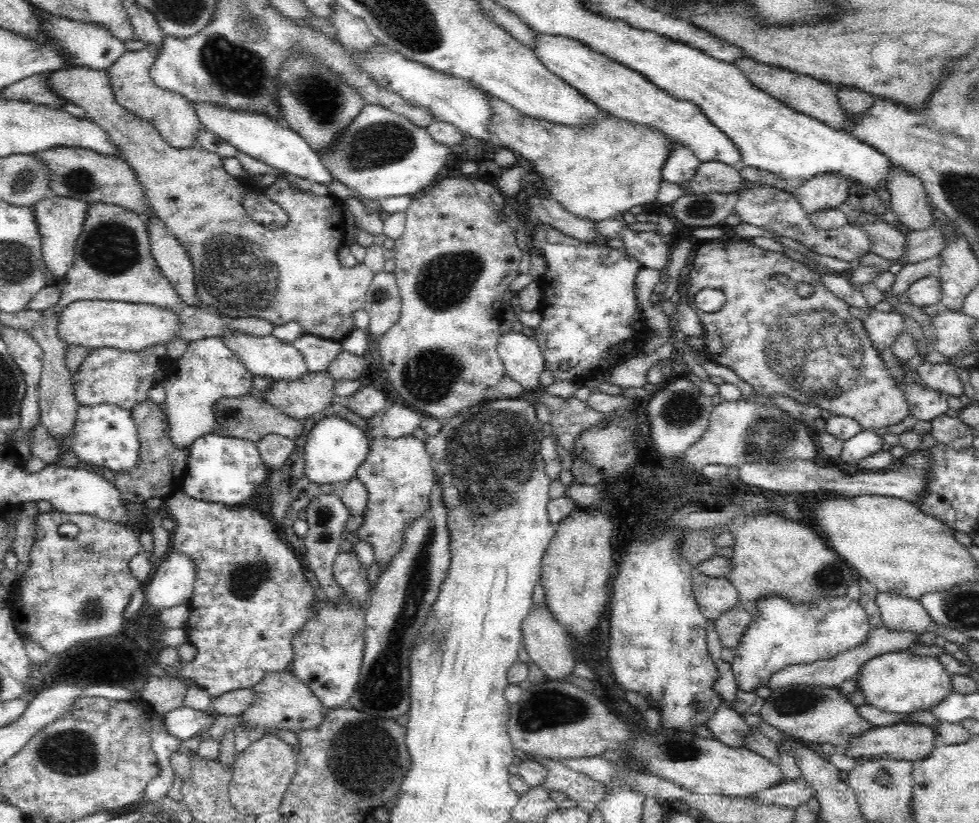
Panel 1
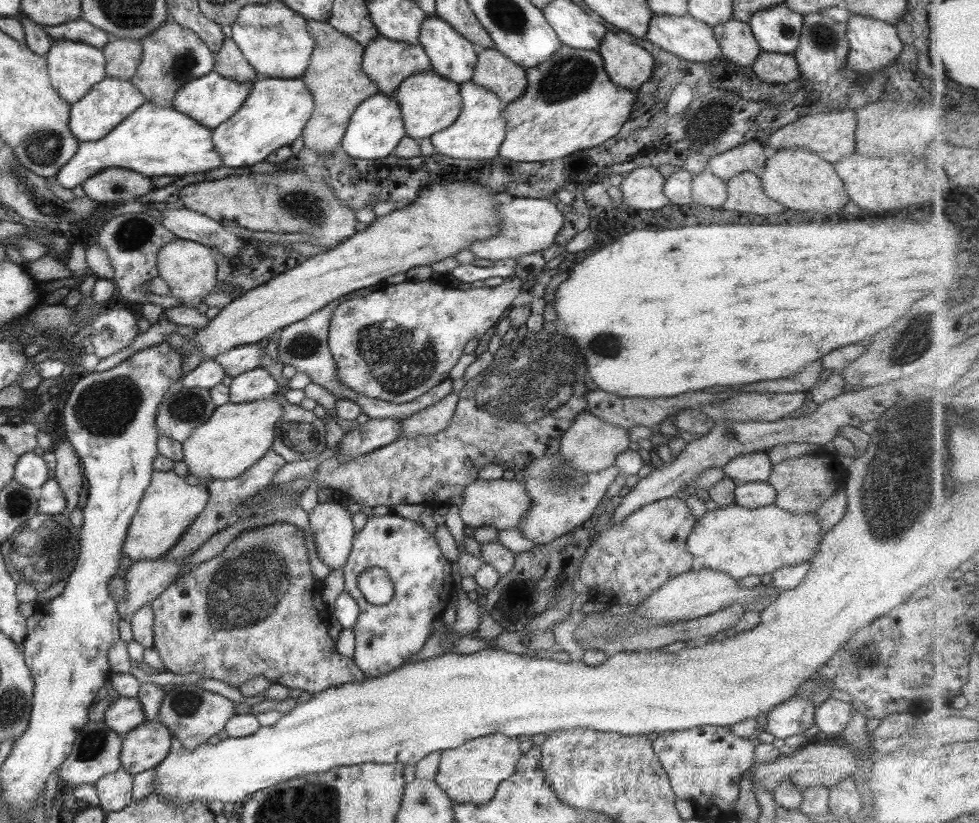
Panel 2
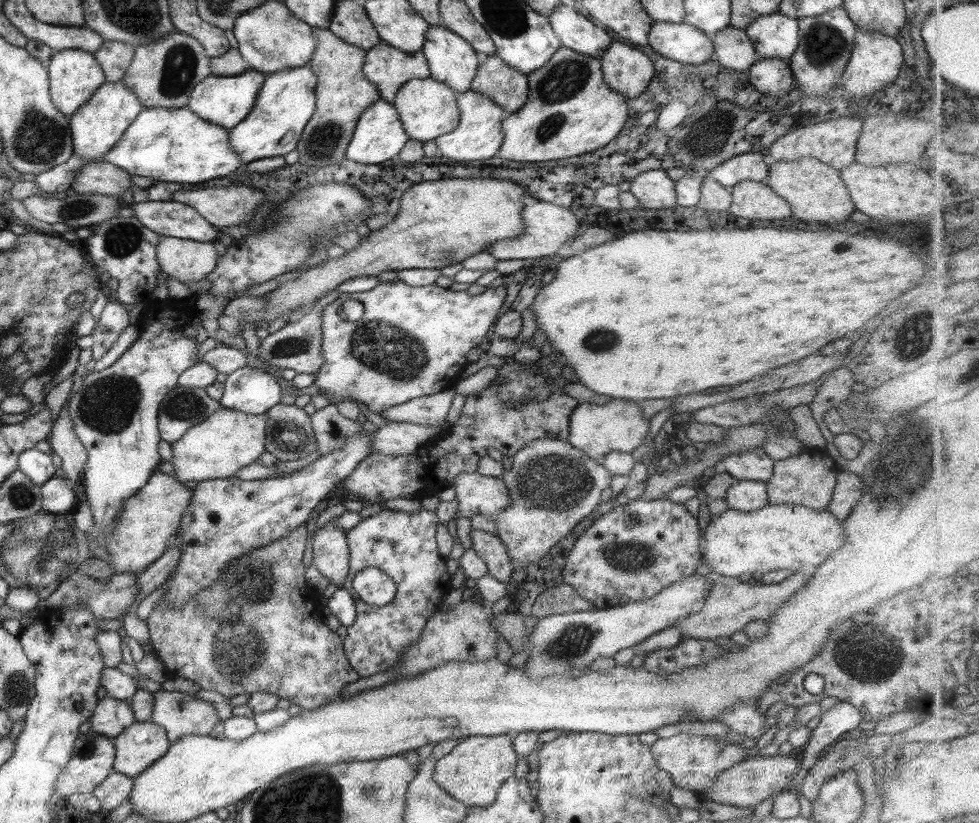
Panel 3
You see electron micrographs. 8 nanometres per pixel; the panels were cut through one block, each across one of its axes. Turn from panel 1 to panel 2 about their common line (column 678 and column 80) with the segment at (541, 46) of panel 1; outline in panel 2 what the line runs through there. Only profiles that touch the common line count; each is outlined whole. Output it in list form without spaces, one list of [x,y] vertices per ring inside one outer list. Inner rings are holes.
[[[107,76],[102,79],[93,85],[91,91],[87,92],[87,95],[83,96],[81,100],[70,104],[68,127],[78,143],[93,142],[107,136],[117,124],[146,102],[128,81],[116,80]]]

